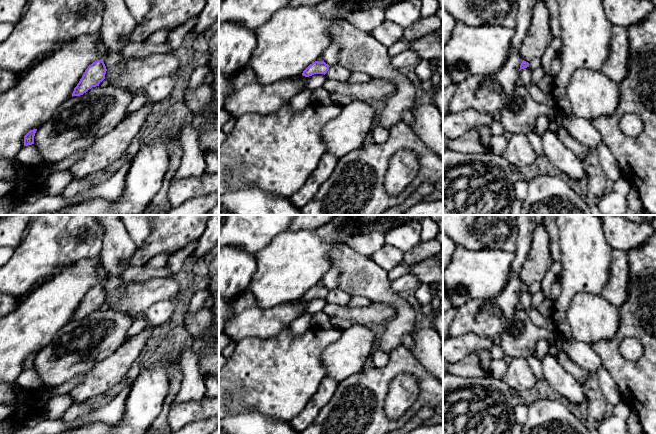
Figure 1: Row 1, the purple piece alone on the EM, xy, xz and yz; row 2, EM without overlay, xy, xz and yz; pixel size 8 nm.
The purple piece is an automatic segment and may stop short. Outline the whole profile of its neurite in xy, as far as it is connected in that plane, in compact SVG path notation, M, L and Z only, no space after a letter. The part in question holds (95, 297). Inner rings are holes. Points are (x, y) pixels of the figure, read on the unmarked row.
M102 283L89 289L79 307L74 312L72 321L83 319L92 311L99 310L99 308L105 303L106 295L107 293Z

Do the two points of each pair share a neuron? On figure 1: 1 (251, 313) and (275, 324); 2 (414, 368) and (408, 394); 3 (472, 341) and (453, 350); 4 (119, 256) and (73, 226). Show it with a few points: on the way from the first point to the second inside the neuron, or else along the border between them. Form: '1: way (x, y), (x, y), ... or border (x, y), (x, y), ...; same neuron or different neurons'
1: way (257, 319), (260, 322), (269, 322); same neuron
2: border (389, 382), (410, 374), (419, 394); different neurons
3: way (467, 343), (458, 348); same neuron
4: border (101, 225), (103, 240), (102, 251), (99, 256); different neurons

